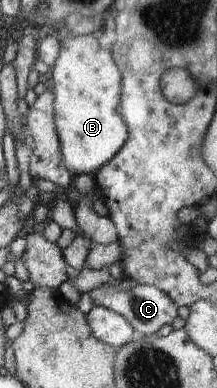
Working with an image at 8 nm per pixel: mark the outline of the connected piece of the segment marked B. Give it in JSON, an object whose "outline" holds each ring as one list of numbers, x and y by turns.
{"outline":[[59,31,61,38,60,51,52,66,51,78,54,94,54,119,59,142,61,143,62,161,68,168,71,176,93,175,107,161,110,161,127,142,129,133,127,123,121,116,120,98,122,96,122,76,118,66,111,57,109,49,103,49,99,45,98,38,92,34,74,35,65,31]]}

